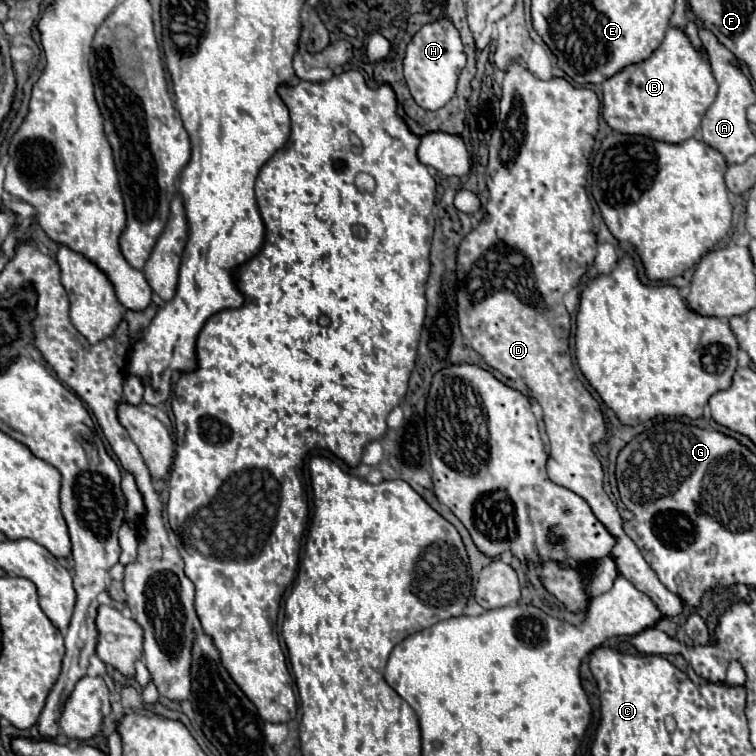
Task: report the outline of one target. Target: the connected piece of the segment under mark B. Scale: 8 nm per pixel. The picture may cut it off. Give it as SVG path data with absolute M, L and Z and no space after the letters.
M668 28L658 50L644 62L632 64L602 84L602 118L620 134L644 134L658 142L686 142L696 134L700 122L716 98L716 80L710 62L696 52L686 34Z

